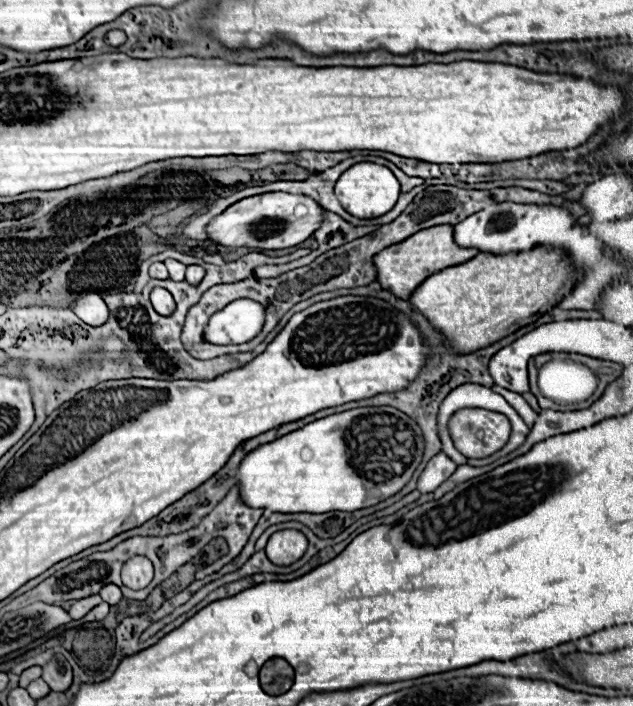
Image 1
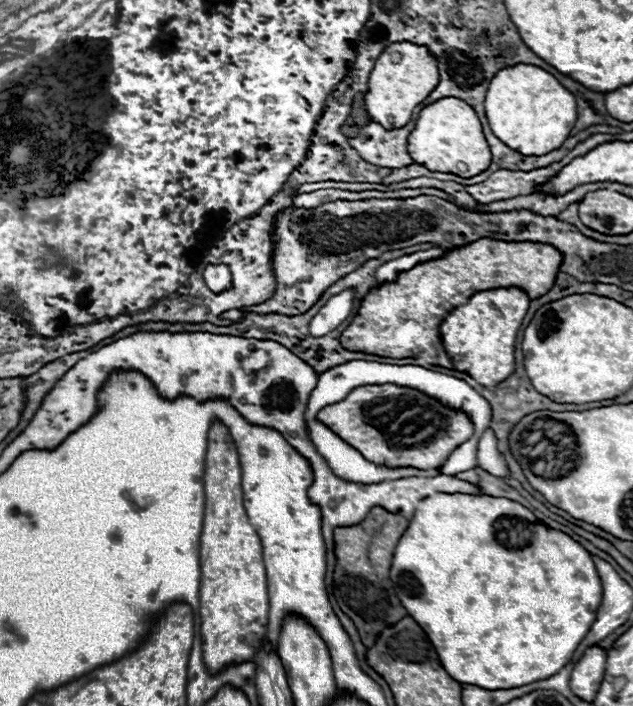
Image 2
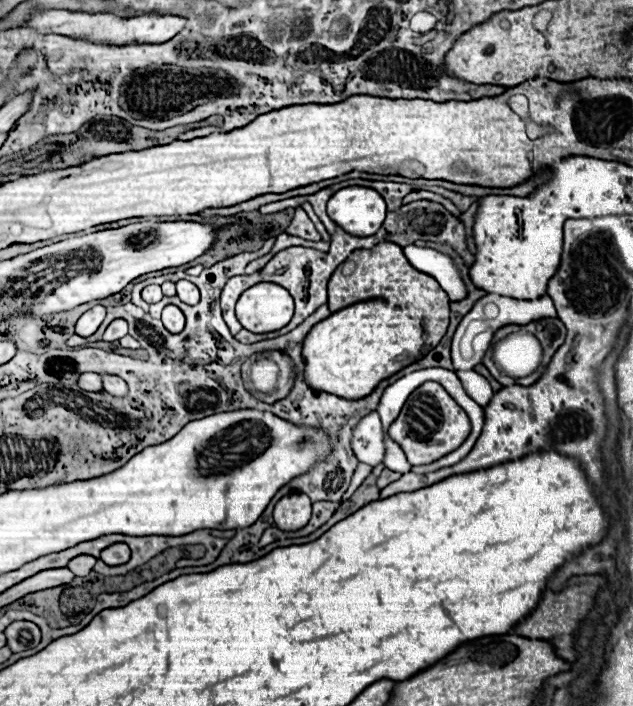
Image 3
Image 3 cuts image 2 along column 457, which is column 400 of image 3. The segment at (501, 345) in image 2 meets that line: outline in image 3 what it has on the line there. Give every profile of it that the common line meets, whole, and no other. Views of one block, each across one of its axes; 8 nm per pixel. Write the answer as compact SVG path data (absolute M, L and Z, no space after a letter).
M364 300L332 312L312 326L302 342L302 356L306 362L304 380L316 390L342 398L364 398L364 394L370 394L384 378L400 372L420 354L392 348L392 338L394 346L400 344L400 318L404 318L400 310L388 306L384 300Z

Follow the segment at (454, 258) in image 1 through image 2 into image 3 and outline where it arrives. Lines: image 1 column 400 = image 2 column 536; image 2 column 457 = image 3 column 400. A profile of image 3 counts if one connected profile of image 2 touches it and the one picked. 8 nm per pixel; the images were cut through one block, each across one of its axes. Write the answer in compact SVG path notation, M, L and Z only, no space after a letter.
M380 242L370 250L356 250L350 254L350 260L354 262L354 272L350 276L342 276L340 268L334 270L334 274L328 280L328 308L330 312L336 312L340 308L346 308L350 304L362 302L362 300L374 300L382 298L386 302L398 302L402 308L406 308L414 318L420 320L424 328L424 354L430 352L430 348L438 346L442 336L448 328L448 296L438 286L434 278L428 274L420 274L416 268L410 266L400 246L392 242Z

